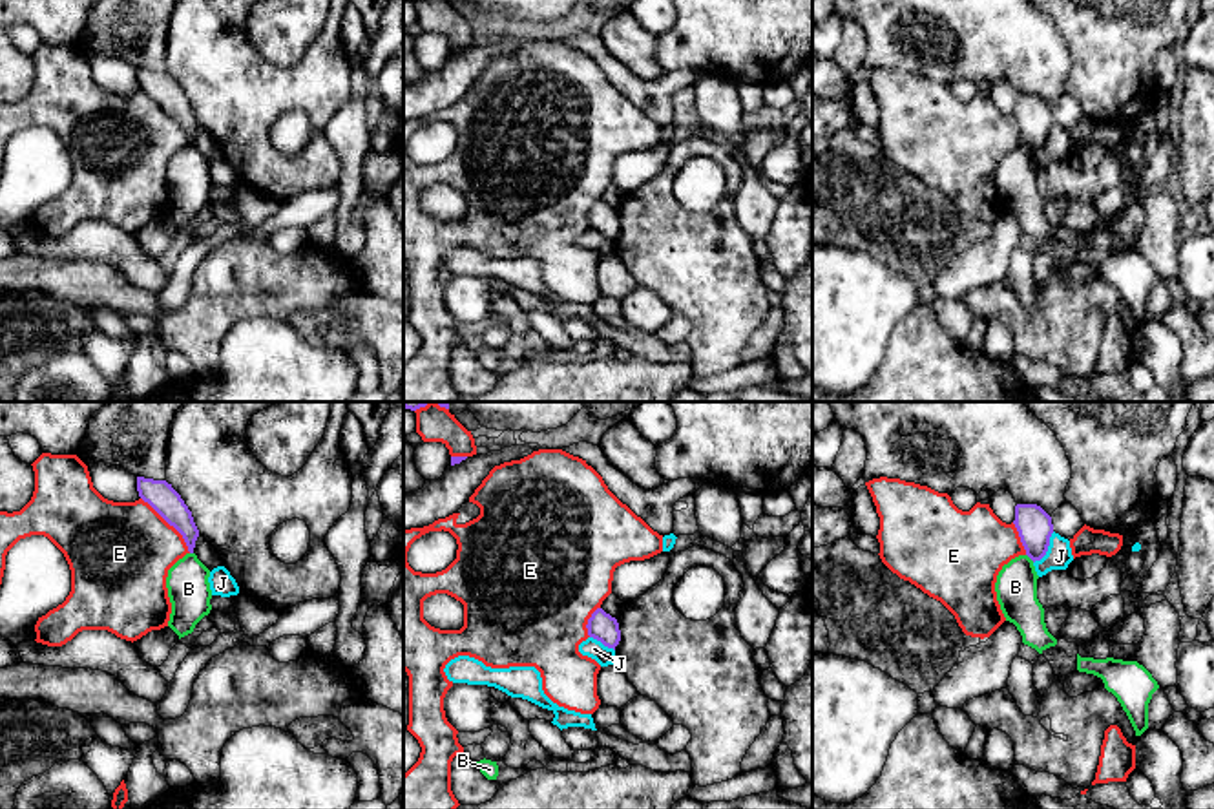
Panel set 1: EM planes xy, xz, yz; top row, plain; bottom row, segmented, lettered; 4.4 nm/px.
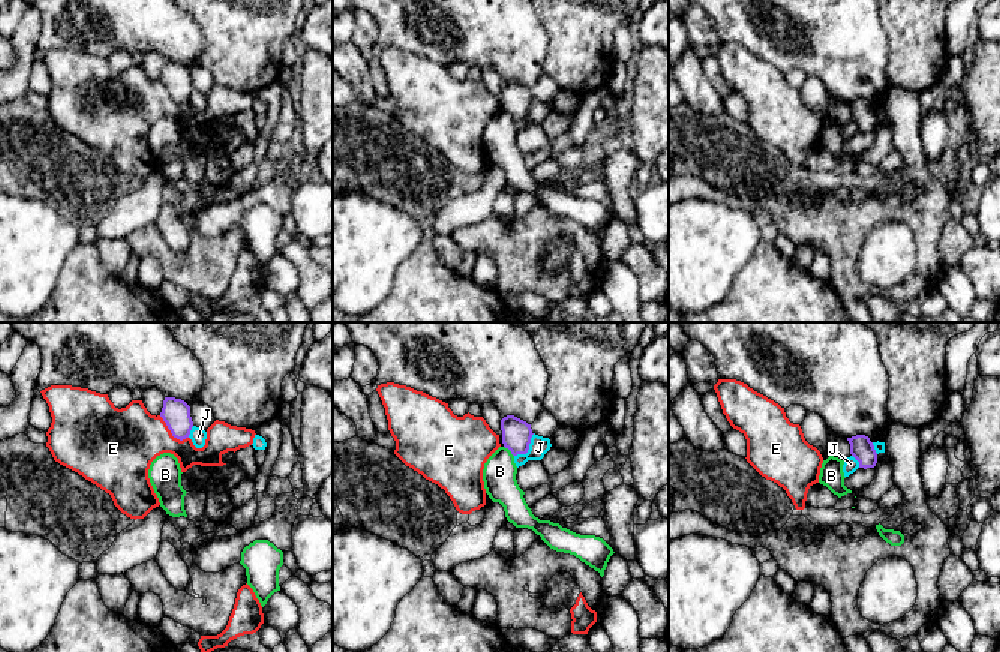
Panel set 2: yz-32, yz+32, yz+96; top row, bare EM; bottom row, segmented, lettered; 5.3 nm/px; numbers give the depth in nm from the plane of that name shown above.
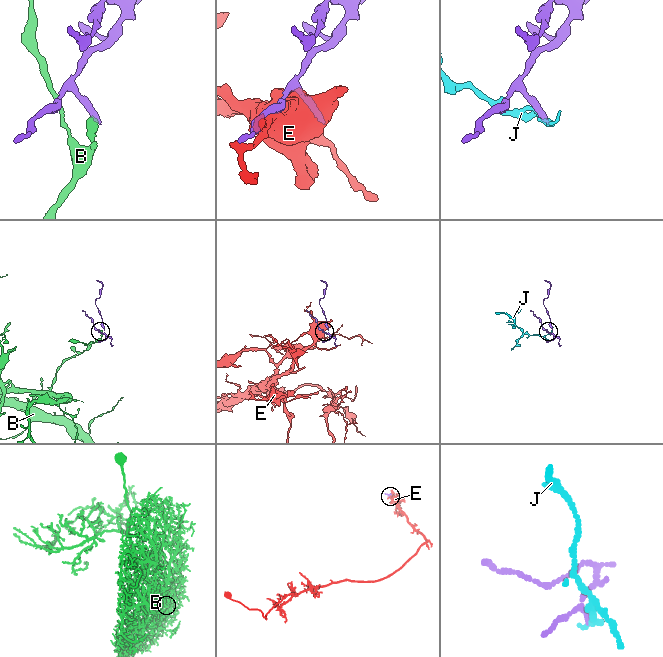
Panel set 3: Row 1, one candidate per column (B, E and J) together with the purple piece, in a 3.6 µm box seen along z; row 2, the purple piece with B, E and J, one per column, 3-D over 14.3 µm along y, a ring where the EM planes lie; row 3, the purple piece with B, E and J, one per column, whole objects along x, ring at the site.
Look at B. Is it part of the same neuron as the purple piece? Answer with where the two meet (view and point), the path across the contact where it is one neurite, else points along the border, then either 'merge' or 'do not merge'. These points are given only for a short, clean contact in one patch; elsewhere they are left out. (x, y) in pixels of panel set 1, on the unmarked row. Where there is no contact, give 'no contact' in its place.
meets purple in yz at (1030, 148); border along yz (1026, 145), (1034, 152); do not merge

